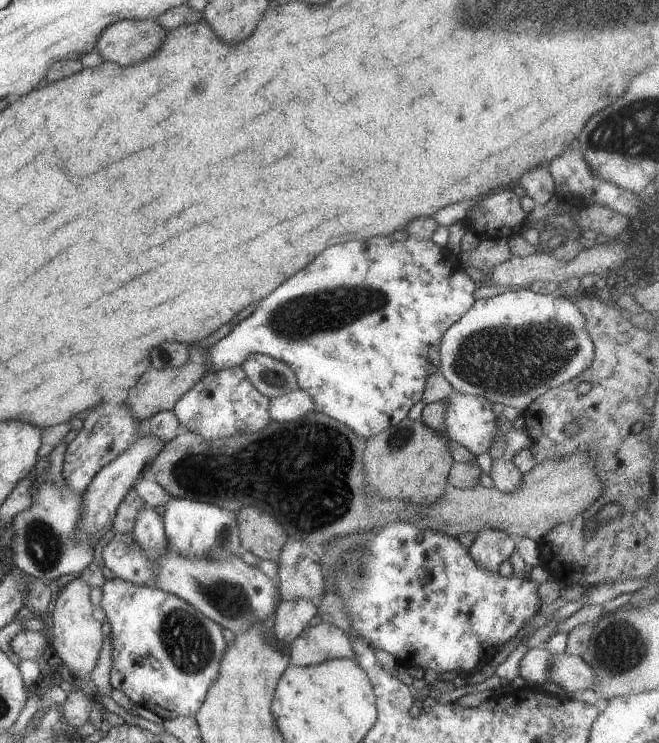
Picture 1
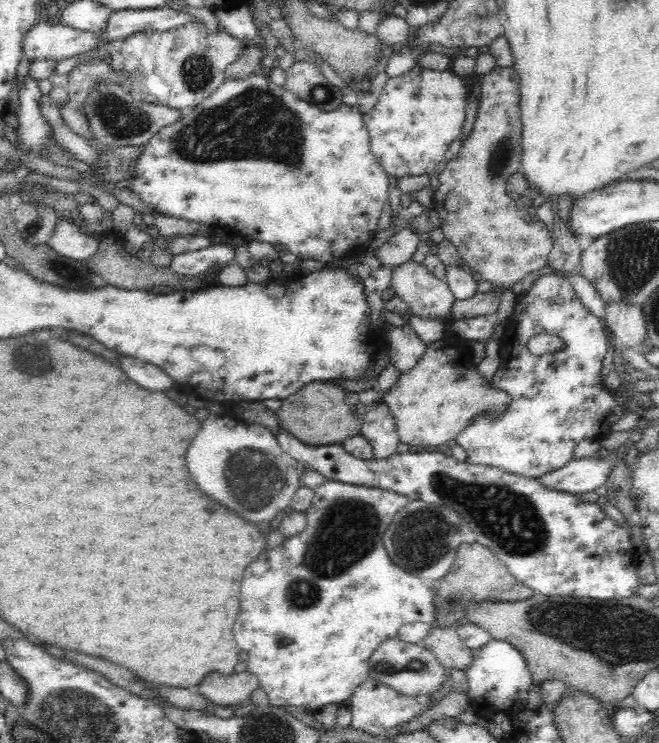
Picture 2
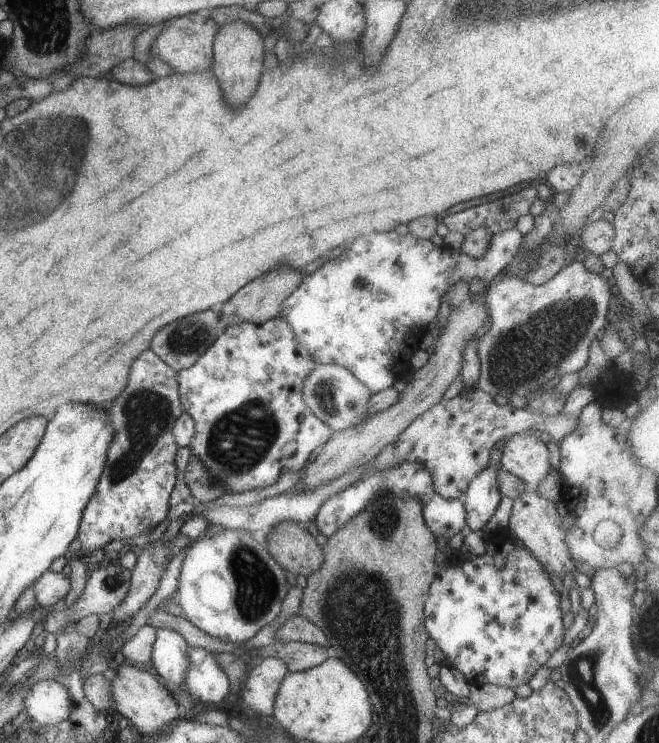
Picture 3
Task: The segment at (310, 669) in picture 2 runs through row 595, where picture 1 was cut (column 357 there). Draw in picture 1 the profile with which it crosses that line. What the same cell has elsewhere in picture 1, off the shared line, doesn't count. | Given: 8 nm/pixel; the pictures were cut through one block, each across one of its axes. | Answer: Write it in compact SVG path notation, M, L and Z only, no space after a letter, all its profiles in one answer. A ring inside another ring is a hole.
M369 238L363 240L363 252L361 252L361 242L343 242L325 248L321 254L317 254L311 264L289 276L283 284L279 284L269 296L257 302L257 308L246 318L234 325L232 330L224 337L219 339L207 349L208 372L215 372L221 368L231 368L245 362L245 358L250 354L262 354L275 360L283 361L295 374L297 386L313 402L315 413L323 413L331 418L342 422L361 438L369 438L379 434L388 426L394 426L405 419L409 408L420 400L422 389L424 388L427 376L435 374L439 370L439 340L442 334L454 322L457 322L478 297L478 289L465 273L464 268L459 265L458 257L445 248L441 248L431 239L407 238L407 240L391 240L391 238Z

